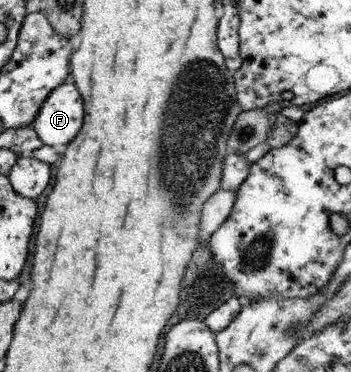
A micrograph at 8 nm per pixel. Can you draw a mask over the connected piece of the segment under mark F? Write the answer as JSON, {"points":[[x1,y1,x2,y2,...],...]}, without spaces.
{"points":[[61,83,45,99,33,129,45,146,61,147,73,141,83,125,83,101,73,83]]}

